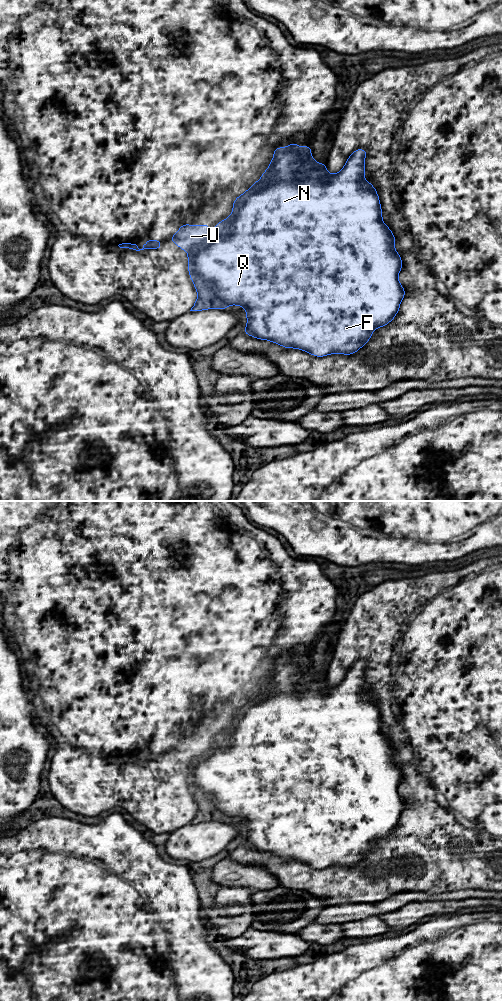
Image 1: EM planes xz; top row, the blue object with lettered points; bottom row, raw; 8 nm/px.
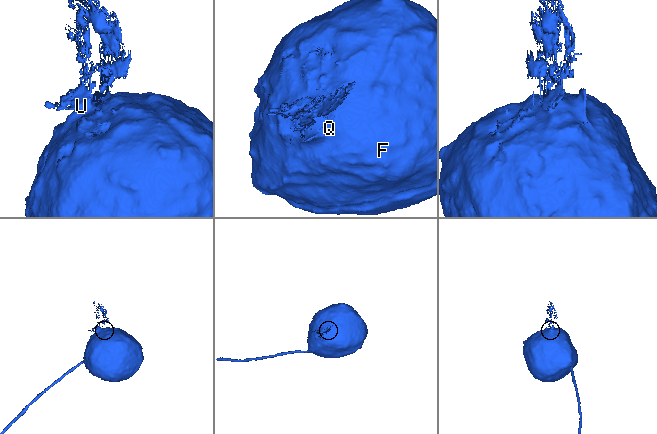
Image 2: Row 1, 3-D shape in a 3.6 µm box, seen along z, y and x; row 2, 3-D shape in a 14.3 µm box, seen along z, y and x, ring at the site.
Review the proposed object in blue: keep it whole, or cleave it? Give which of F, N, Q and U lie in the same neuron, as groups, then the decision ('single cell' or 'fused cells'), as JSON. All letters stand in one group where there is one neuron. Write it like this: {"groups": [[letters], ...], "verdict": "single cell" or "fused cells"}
{"groups": [["F", "N", "Q"], ["U"]], "verdict": "fused cells"}

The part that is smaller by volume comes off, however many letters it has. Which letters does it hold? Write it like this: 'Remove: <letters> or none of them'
Remove: U

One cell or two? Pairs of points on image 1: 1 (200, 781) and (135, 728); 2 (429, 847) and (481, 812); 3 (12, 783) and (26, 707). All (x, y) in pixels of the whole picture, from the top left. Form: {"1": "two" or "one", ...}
{"1": "one", "2": "one", "3": "one"}

